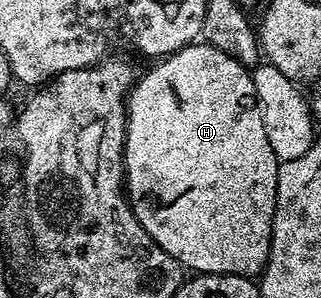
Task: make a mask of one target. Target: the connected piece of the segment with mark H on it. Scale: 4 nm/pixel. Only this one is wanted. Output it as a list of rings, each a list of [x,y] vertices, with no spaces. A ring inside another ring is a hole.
[[[199,40],[177,52],[168,54],[156,61],[152,70],[138,75],[137,81],[127,95],[127,131],[123,145],[123,173],[125,175],[125,197],[131,211],[137,216],[141,228],[169,256],[179,261],[180,266],[195,274],[241,274],[259,276],[267,266],[271,247],[271,225],[275,215],[275,197],[277,196],[277,176],[280,161],[269,146],[262,123],[261,108],[257,92],[254,91],[252,71],[243,66],[233,56],[218,51],[217,48]]]

